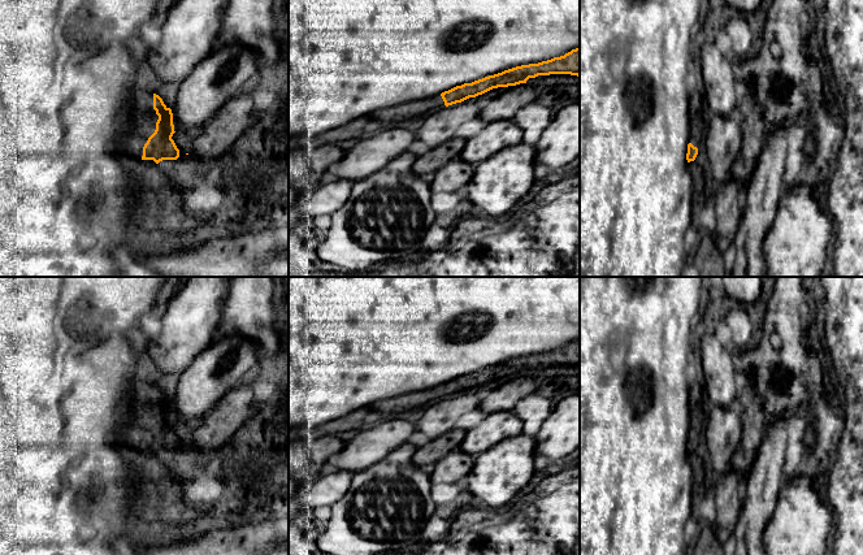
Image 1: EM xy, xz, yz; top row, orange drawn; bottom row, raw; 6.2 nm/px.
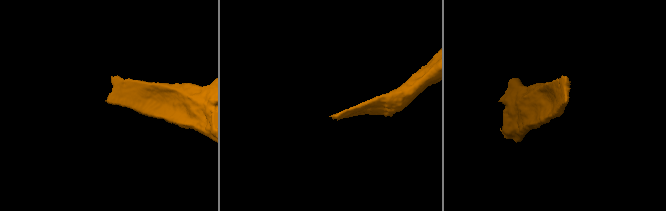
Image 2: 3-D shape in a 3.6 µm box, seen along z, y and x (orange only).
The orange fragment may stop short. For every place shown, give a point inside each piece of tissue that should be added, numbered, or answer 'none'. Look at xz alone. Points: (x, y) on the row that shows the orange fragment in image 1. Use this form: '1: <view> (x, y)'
1: xz (420, 108)

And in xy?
1: xy (142, 117)

